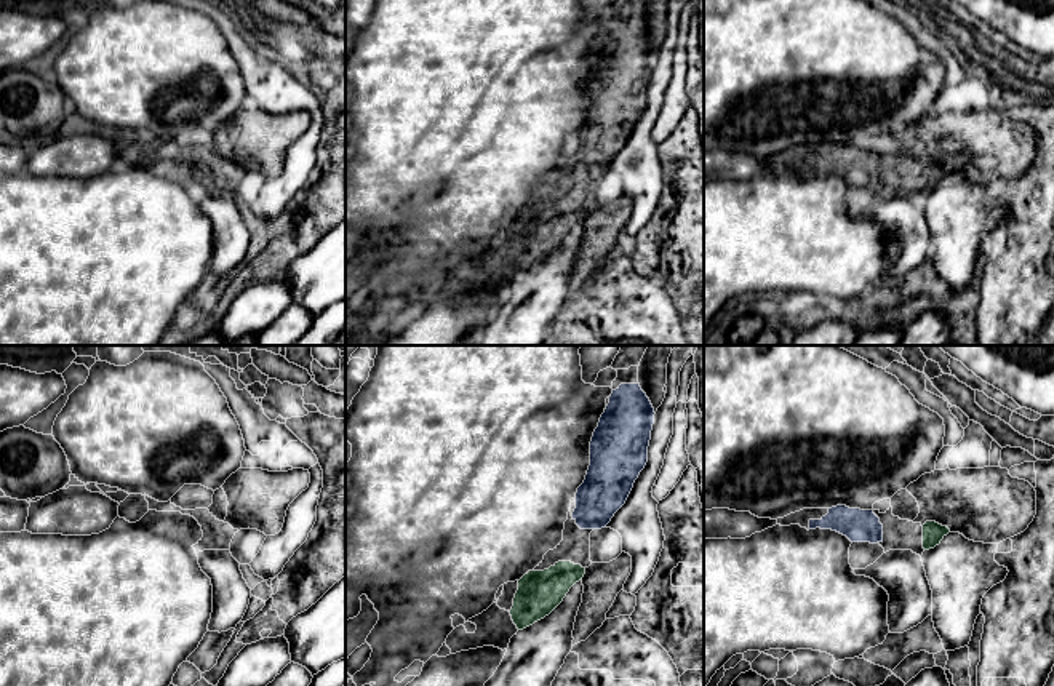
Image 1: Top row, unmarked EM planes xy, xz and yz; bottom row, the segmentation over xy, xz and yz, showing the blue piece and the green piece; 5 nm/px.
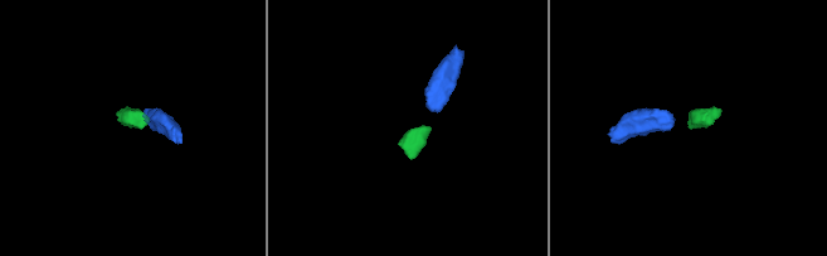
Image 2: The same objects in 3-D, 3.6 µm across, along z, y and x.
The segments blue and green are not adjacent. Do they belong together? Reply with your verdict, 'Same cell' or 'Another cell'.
Same cell

